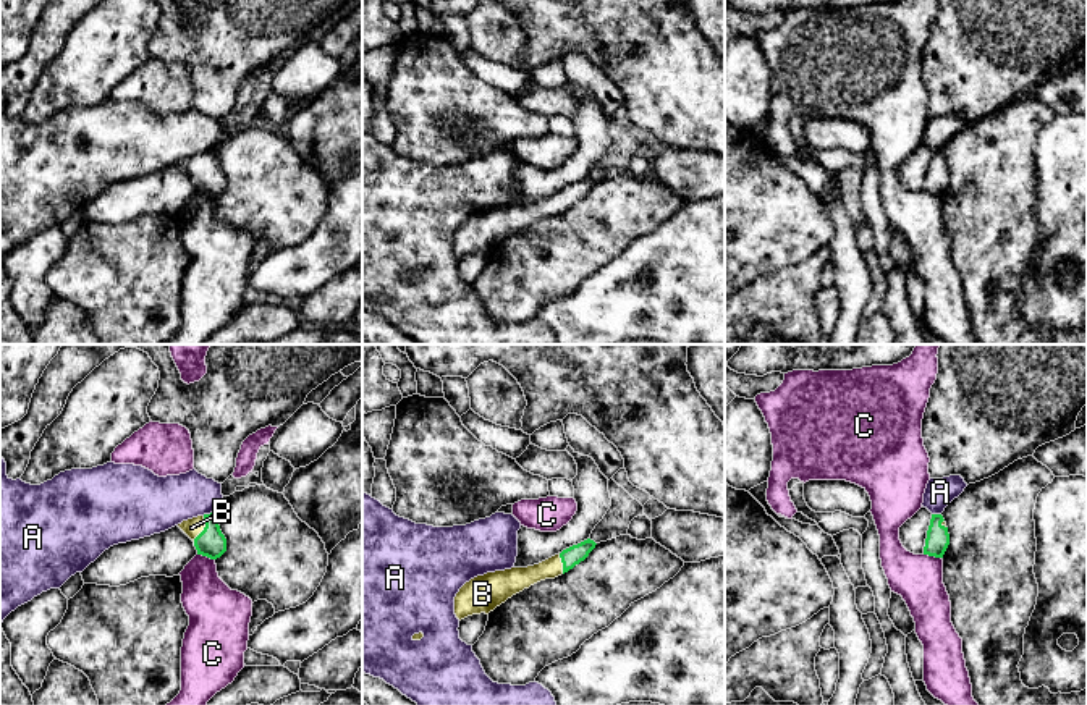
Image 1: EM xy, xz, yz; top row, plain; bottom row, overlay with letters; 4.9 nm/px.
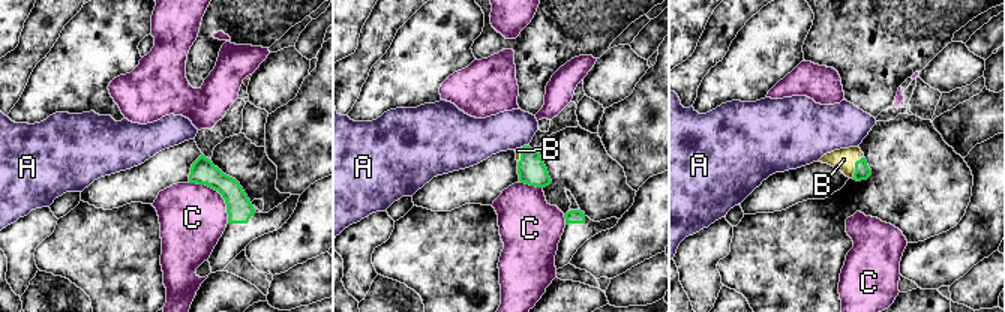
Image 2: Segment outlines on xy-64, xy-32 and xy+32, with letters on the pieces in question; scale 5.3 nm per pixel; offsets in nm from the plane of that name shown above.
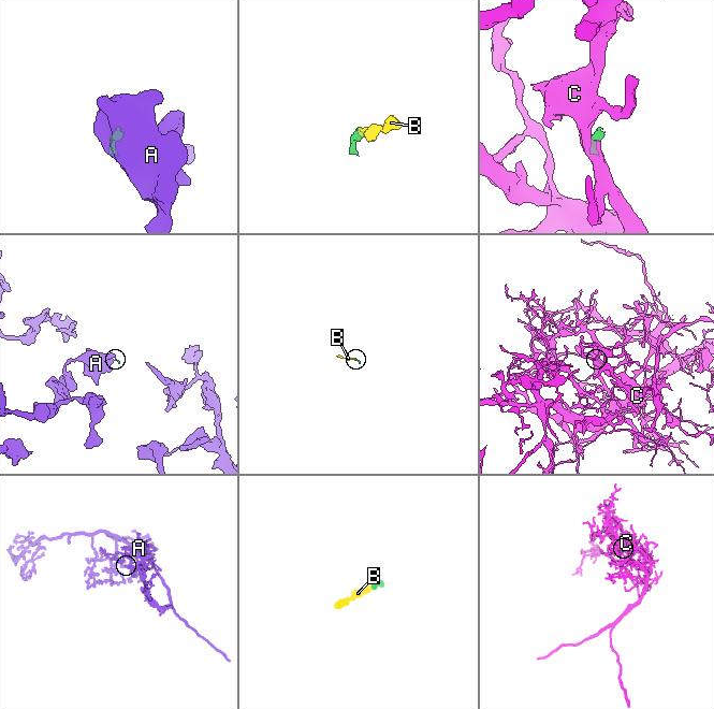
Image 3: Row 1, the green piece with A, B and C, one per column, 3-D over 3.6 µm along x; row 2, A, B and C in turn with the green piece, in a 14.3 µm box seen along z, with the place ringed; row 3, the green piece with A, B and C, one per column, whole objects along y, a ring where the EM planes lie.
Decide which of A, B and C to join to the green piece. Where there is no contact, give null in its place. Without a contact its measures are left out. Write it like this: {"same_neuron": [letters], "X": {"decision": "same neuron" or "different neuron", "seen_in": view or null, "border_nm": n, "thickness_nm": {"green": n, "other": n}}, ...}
{"same_neuron": ["B"], "A": {"decision": "different neuron", "seen_in": "yz", "border_nm": 50, "thickness_nm": {"green": 120, "other": 140}}, "B": {"decision": "same neuron", "seen_in": "xy", "border_nm": 140, "thickness_nm": {"green": 150, "other": 90}}, "C": {"decision": "different neuron", "seen_in": "xy", "border_nm": 90, "thickness_nm": {"green": 150, "other": 260}}}

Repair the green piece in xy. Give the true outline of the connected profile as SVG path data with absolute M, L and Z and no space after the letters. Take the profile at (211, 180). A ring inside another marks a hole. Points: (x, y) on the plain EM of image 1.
M212 150L183 158L178 165L194 179L197 192L217 197L226 189L226 176Z

